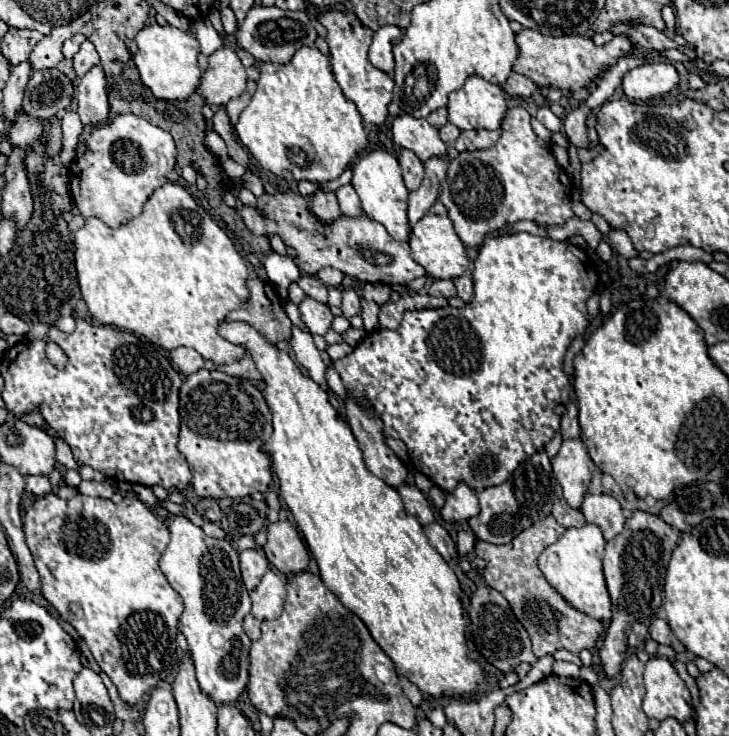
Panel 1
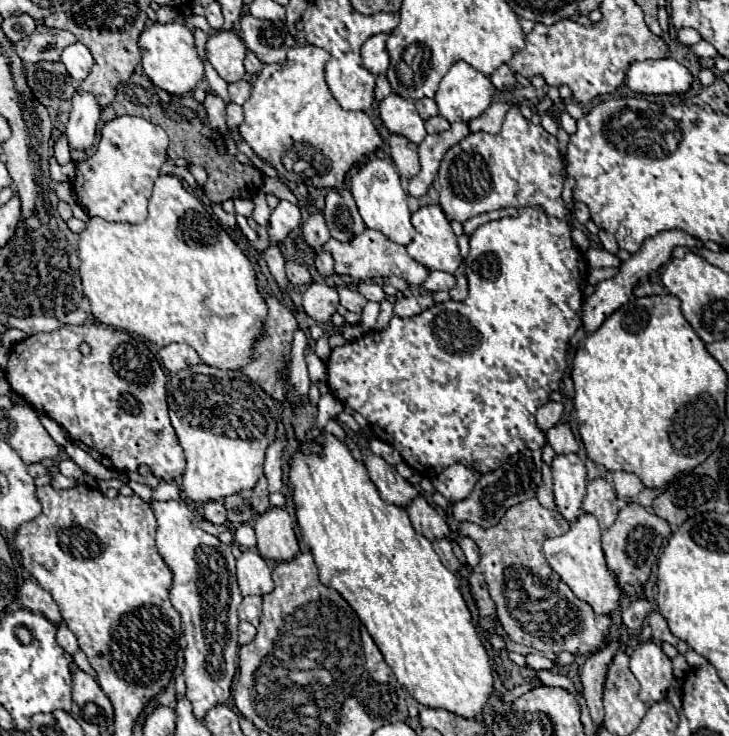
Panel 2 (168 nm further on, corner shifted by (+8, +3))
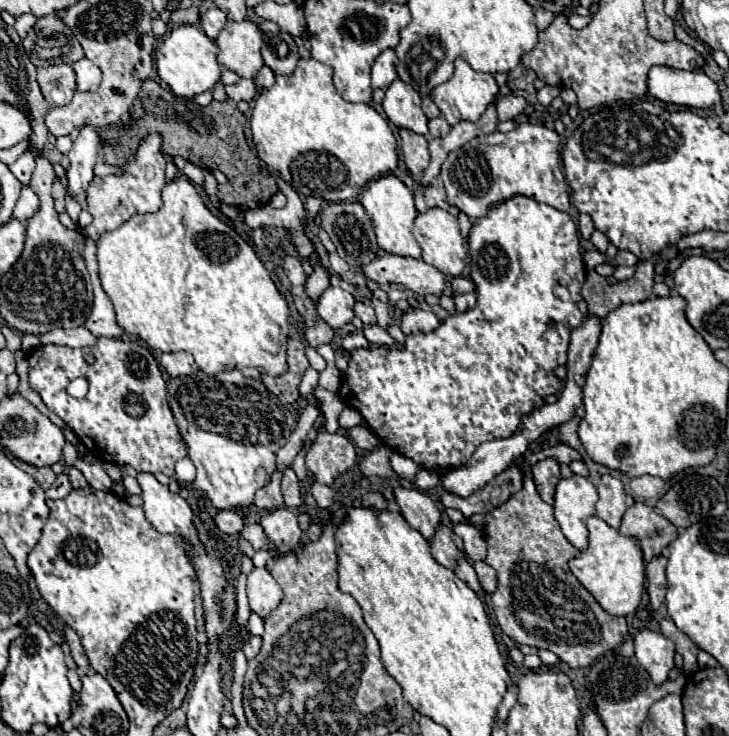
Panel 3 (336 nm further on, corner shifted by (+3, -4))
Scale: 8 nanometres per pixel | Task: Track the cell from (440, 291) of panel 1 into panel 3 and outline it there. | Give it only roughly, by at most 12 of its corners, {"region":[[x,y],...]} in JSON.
{"region":[[452,277],[452,295],[474,291],[474,283],[466,277]]}

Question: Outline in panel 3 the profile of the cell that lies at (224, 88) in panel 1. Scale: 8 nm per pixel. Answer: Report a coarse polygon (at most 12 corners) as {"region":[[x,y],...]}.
{"region":[[228,21],[214,39],[220,67],[250,79],[264,65],[262,33]]}

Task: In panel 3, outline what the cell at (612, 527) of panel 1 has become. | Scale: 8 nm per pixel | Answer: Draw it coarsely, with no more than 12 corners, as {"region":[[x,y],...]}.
{"region":[[600,477],[596,515],[618,529],[626,513],[622,481]]}

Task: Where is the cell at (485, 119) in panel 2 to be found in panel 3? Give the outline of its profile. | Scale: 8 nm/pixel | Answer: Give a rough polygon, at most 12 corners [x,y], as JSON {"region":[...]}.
{"region":[[516,95],[496,101],[498,121],[510,121],[526,109],[526,101]]}

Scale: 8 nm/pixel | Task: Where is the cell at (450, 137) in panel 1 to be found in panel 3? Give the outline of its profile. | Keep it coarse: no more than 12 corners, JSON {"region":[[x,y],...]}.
{"region":[[442,117],[430,119],[428,129],[432,137],[450,133],[450,125]]}

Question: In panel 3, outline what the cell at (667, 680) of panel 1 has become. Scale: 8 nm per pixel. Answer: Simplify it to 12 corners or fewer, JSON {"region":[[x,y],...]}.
{"region":[[650,629],[634,637],[636,659],[654,685],[674,667],[674,643]]}

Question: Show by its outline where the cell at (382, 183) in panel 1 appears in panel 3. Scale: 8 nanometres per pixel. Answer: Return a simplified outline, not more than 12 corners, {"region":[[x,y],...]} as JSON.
{"region":[[396,175],[372,179],[360,203],[380,249],[420,257],[414,195]]}

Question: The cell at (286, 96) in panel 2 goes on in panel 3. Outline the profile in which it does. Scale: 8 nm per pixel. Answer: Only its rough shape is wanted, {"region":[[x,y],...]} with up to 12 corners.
{"region":[[300,59],[256,97],[266,167],[298,193],[354,199],[398,165],[370,105]]}

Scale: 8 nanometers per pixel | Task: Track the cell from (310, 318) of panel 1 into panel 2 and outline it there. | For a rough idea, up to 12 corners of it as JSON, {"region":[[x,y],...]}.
{"region":[[309,284],[303,294],[307,316],[325,324],[339,304],[337,290]]}

